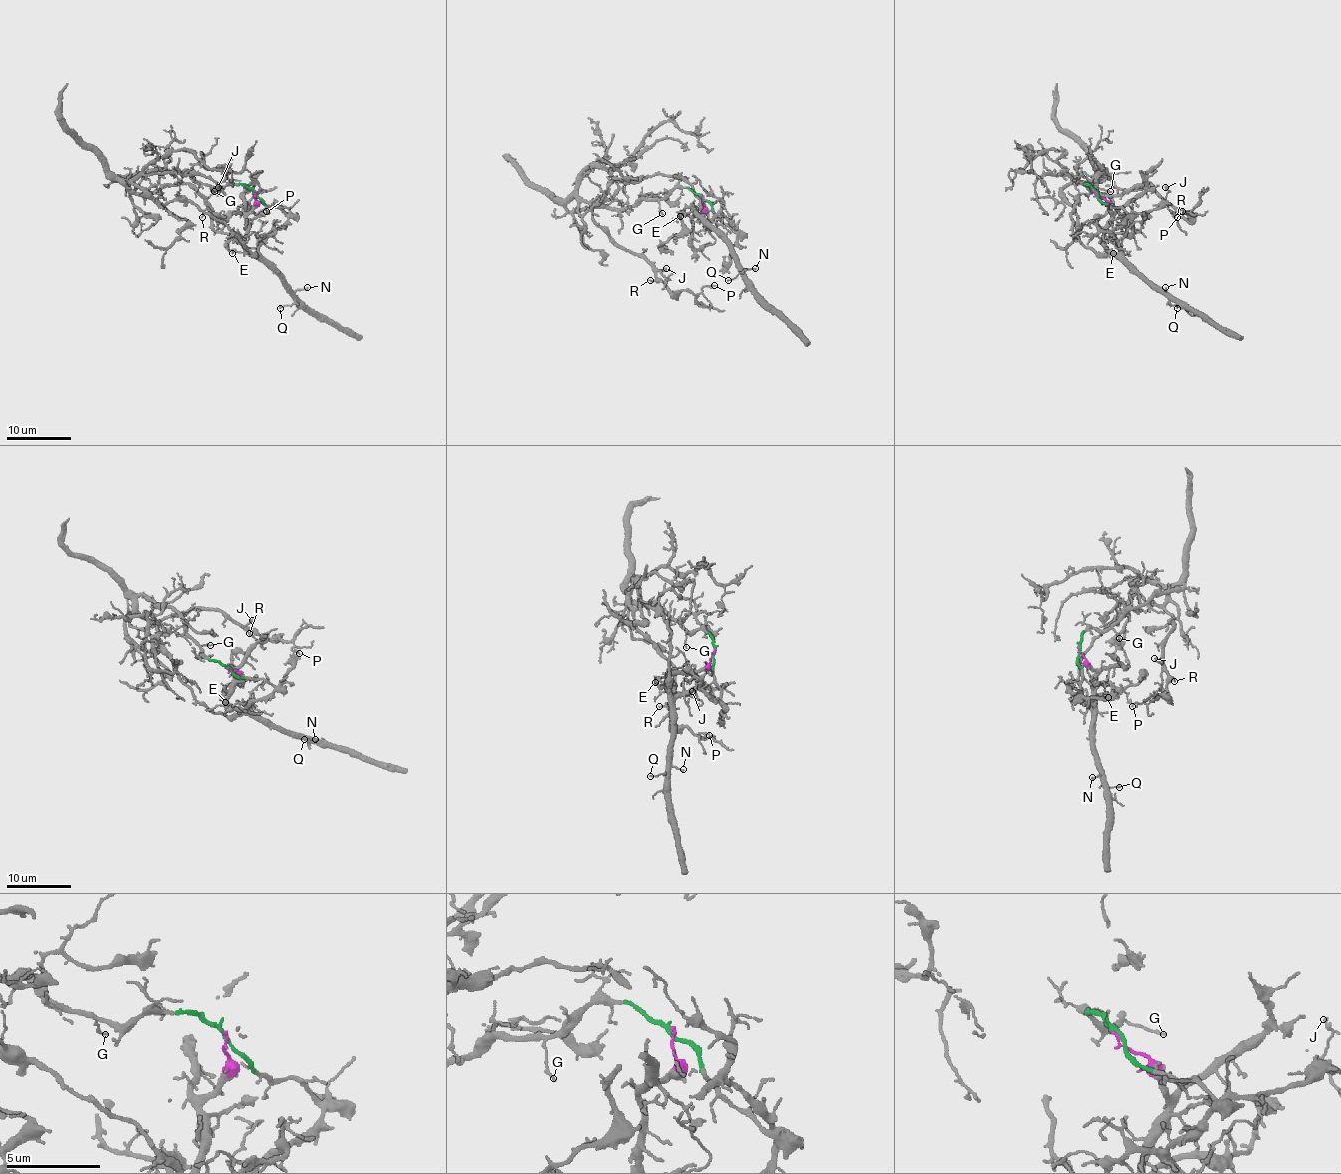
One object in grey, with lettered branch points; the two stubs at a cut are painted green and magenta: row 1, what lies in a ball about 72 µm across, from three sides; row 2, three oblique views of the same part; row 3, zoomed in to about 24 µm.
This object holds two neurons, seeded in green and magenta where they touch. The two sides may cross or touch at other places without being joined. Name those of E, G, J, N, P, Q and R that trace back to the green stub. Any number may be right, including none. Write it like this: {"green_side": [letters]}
{"green_side": ["G", "J", "P", "R"]}

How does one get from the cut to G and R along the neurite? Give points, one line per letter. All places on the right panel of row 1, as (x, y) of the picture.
G: (1095, 191), (1085, 185), (1111, 191)
R: (1095, 191), (1085, 185), (1093, 188), (1104, 170), (1107, 177), (1095, 188), (1103, 194), (1149, 183), (1176, 217)

